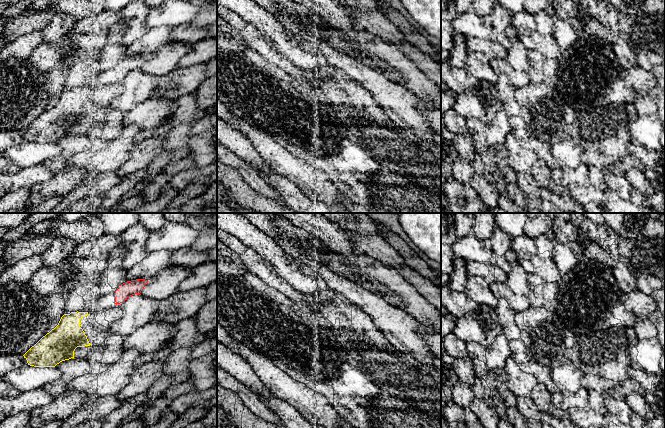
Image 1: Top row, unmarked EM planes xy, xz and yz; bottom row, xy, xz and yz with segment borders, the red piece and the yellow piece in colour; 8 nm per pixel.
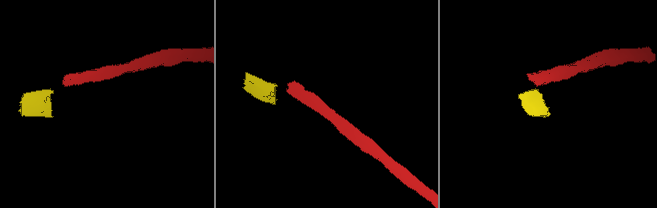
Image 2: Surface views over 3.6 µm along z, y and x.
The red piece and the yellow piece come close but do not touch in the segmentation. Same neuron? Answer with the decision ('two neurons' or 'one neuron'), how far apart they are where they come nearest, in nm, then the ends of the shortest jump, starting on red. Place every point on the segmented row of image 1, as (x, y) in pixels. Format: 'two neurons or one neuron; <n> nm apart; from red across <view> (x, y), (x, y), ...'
two neurons; 240 nm apart; from red across xy (114, 302), (87, 312)

